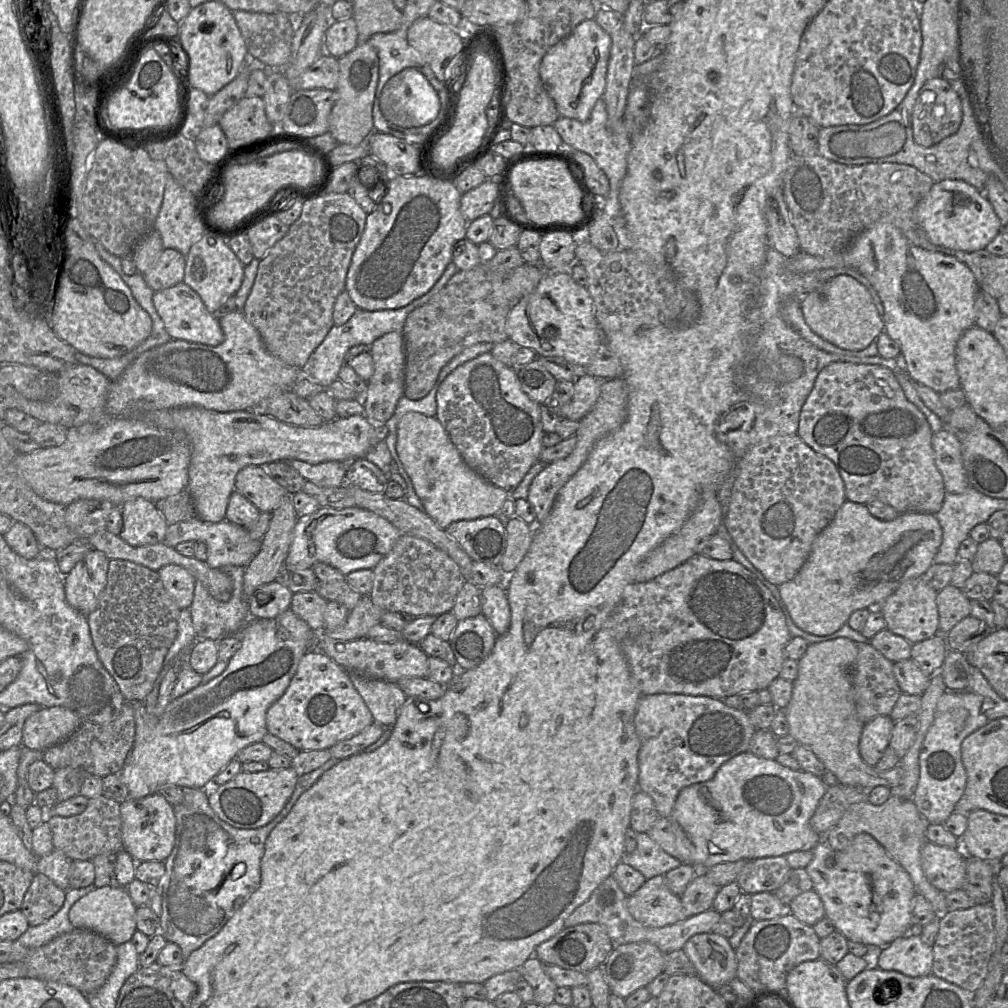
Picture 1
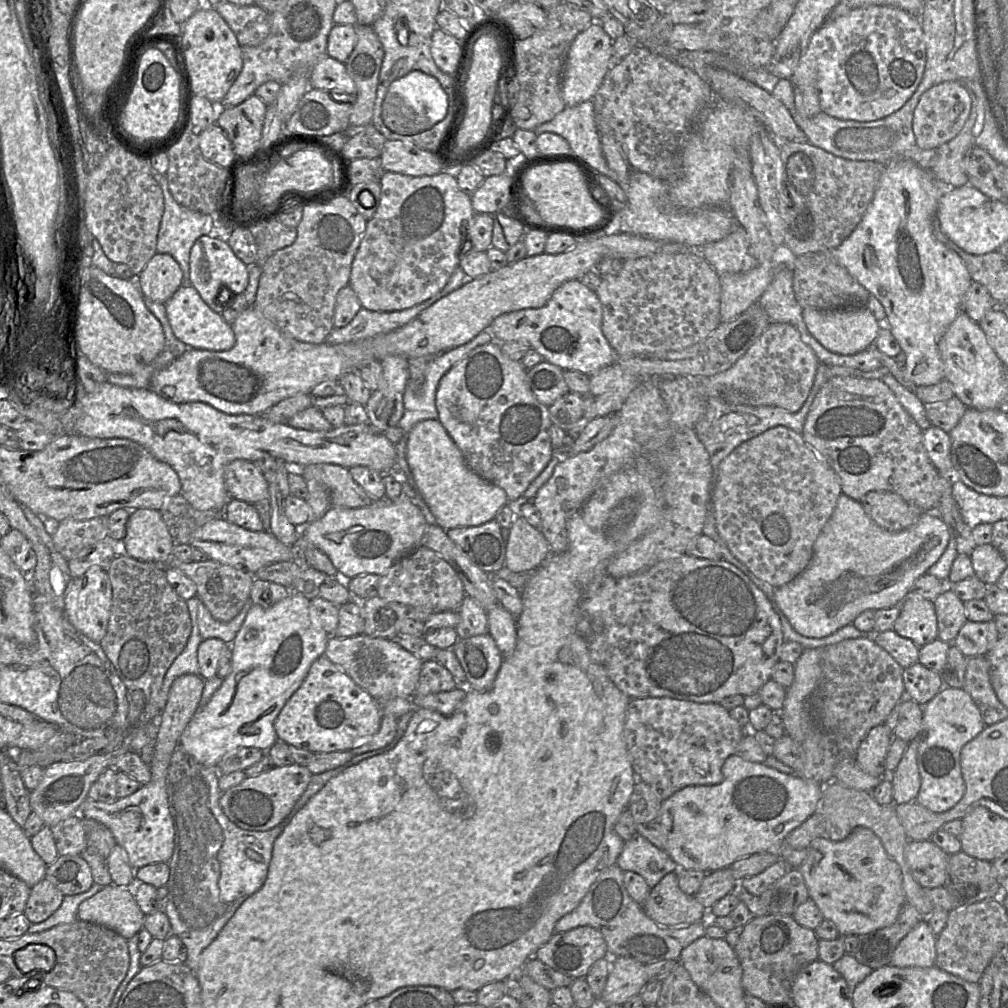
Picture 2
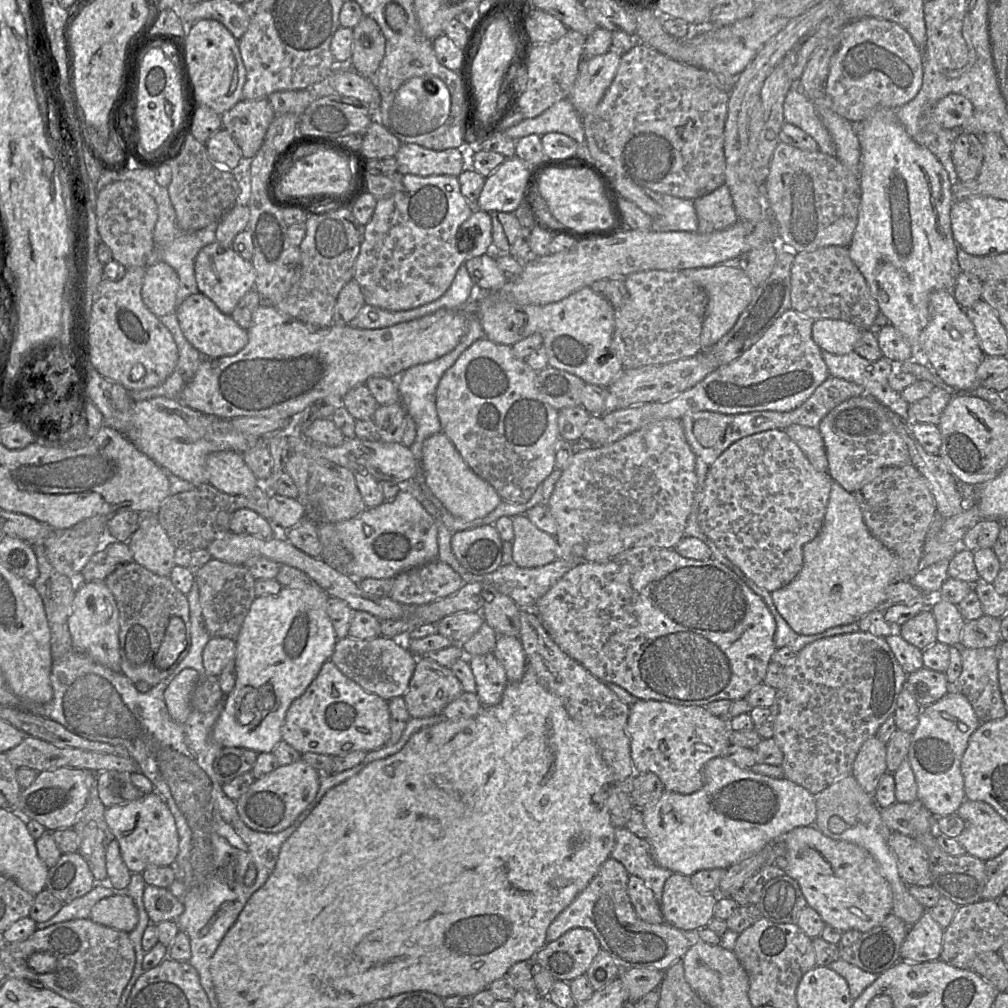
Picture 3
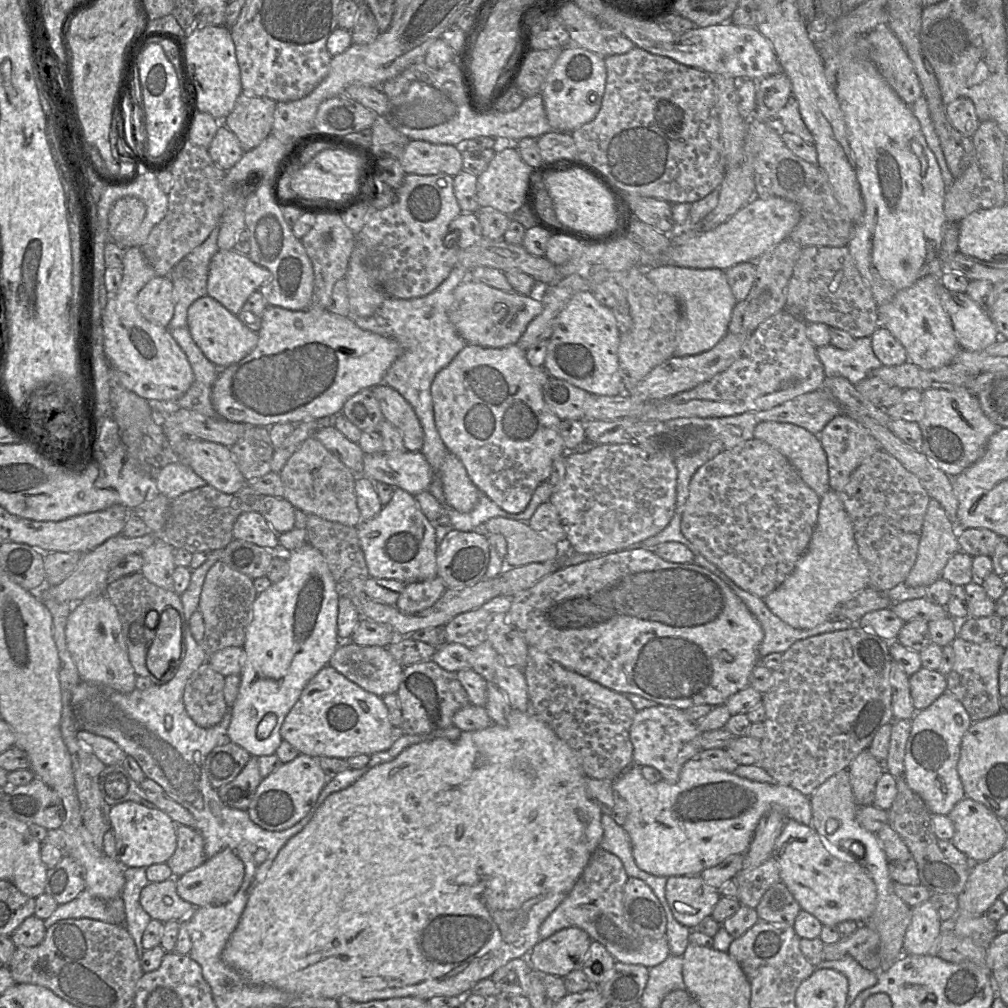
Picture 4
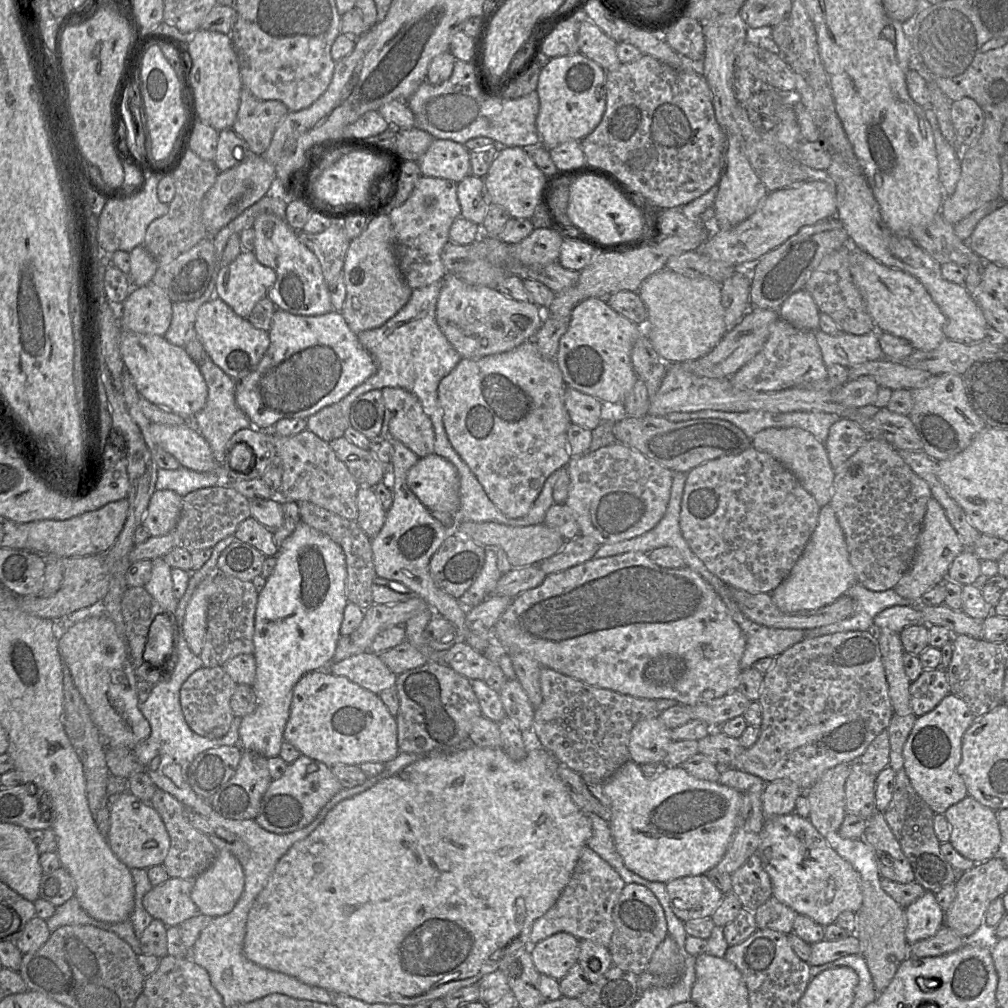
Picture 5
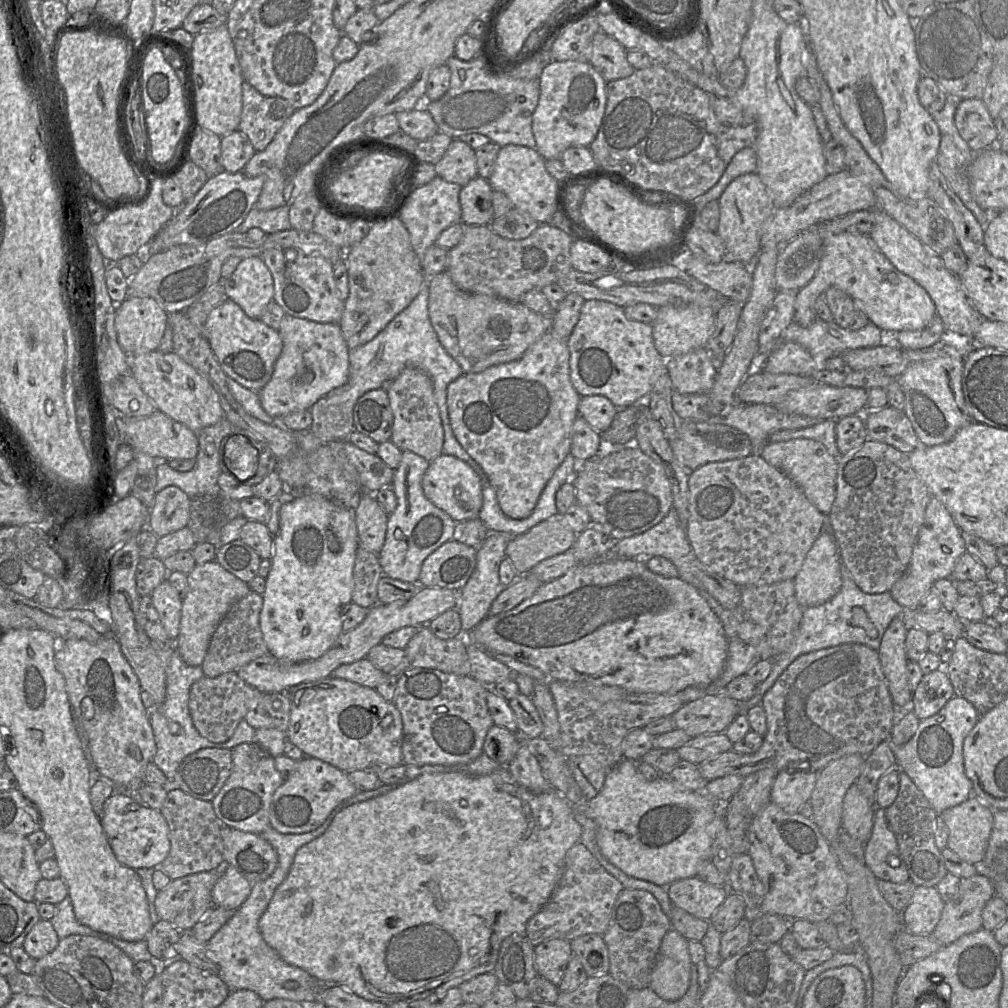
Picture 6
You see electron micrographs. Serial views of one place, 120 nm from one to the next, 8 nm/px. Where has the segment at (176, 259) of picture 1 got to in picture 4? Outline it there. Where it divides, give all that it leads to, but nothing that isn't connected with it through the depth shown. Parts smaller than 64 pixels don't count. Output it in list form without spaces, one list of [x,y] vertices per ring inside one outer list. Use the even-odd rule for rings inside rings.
[[[158,275],[151,279],[138,294],[137,308],[151,323],[168,328],[175,309],[171,279]]]

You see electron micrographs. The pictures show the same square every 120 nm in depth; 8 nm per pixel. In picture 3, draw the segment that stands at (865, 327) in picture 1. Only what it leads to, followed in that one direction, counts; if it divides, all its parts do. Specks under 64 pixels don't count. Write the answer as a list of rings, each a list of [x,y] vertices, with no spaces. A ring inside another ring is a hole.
[[[817,319],[814,320],[812,323],[812,339],[813,341],[820,347],[821,350],[826,350],[827,352],[830,352],[835,355],[843,355],[849,352],[854,351],[854,348],[859,341],[862,332],[867,330],[862,330],[858,326],[856,326],[853,323],[839,320],[839,319]]]

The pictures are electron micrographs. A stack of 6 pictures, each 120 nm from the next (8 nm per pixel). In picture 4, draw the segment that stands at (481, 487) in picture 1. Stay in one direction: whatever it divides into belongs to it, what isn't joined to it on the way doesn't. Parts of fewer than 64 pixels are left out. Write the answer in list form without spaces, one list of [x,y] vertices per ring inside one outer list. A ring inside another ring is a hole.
[[[448,452],[439,470],[445,500],[461,513],[470,512],[479,501],[480,490],[470,479],[461,460]]]

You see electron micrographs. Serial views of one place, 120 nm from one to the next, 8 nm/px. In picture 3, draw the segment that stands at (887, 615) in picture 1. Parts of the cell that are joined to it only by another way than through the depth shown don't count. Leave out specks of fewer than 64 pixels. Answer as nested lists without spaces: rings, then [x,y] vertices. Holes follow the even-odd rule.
[[[931,609],[910,618],[895,632],[922,651],[937,642],[937,625]]]

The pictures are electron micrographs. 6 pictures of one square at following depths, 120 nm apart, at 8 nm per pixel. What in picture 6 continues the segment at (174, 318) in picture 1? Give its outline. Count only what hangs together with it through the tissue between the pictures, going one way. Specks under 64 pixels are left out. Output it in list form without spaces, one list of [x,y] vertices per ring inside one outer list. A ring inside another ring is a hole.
[[[227,299],[209,313],[202,336],[208,341],[225,374],[243,387],[257,392],[271,379],[274,364],[282,351],[282,340],[278,330],[267,326],[259,319],[249,318],[242,308],[230,299]]]

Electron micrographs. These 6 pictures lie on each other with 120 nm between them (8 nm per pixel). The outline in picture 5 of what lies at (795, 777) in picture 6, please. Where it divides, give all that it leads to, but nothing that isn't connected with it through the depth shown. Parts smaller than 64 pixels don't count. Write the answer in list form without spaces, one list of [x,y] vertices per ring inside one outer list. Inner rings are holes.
[[[786,778],[766,783],[762,792],[765,818],[793,813],[796,800],[802,793],[806,792]]]

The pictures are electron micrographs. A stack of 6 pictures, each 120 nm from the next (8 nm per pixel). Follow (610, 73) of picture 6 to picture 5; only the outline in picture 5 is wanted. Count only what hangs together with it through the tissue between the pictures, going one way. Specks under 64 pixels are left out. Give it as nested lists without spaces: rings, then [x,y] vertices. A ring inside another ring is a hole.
[[[581,17],[577,42],[580,53],[606,72],[617,70],[622,64],[616,54],[617,43],[588,19]]]

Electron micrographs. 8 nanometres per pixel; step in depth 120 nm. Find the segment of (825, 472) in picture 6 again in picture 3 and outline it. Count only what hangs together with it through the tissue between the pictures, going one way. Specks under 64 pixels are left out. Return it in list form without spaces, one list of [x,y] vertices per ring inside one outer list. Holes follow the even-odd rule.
[[[792,424],[783,429],[815,469],[828,472],[828,461],[822,436],[817,428]]]

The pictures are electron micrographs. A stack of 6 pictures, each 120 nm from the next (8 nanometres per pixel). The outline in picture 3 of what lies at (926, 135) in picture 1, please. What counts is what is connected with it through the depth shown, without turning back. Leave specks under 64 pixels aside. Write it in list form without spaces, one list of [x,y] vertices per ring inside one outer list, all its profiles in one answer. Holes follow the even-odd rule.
[[[951,93],[940,99],[932,108],[932,119],[941,128],[953,129],[973,114],[973,104],[961,94]]]

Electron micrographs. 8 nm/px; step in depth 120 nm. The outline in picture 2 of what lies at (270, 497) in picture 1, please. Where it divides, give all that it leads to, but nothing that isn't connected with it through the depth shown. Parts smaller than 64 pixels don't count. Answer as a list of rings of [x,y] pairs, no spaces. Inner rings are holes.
[[[237,459],[224,470],[225,485],[231,498],[254,504],[269,499],[269,482],[255,463]]]

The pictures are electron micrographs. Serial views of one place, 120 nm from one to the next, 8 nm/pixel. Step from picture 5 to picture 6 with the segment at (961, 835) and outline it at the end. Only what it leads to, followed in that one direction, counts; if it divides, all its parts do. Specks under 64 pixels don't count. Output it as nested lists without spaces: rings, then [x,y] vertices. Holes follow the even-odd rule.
[[[972,795],[938,815],[947,826],[947,847],[965,862],[979,864],[988,847],[994,810]]]

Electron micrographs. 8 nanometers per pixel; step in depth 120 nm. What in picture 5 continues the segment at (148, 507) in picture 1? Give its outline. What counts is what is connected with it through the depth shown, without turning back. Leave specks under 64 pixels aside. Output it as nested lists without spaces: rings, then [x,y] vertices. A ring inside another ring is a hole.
[[[163,557],[153,559],[151,577],[144,587],[163,608],[174,613],[178,600],[173,594],[171,570]]]

